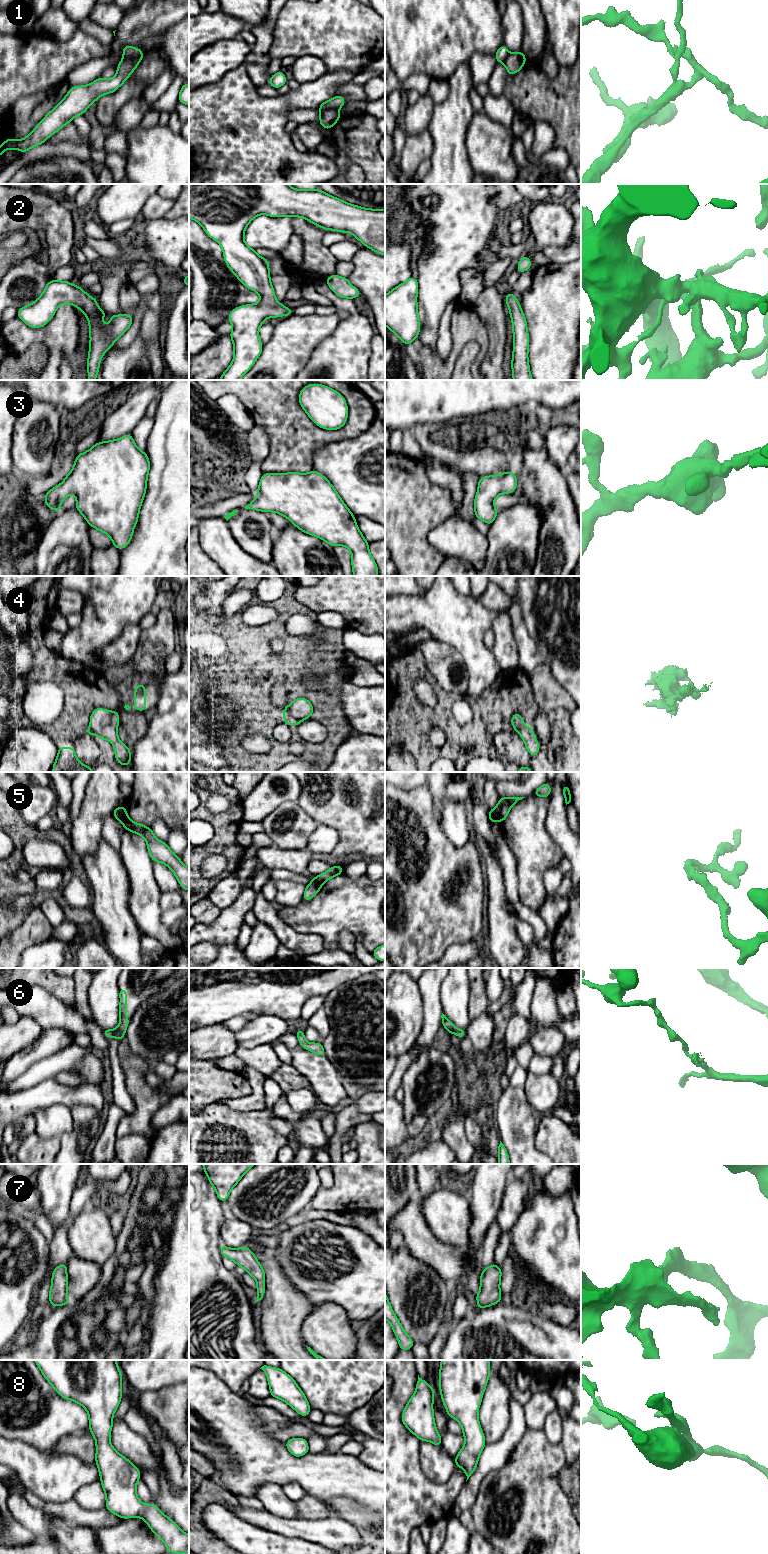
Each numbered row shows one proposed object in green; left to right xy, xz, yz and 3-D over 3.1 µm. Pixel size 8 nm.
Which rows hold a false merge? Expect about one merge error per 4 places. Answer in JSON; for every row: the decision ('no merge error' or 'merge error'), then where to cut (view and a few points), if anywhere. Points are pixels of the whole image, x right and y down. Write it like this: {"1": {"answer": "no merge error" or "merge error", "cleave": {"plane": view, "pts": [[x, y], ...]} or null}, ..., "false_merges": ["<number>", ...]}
{"1": {"answer": "merge error", "cleave": {"plane": "xz", "pts": [[337, 109], [319, 110]]}}, "2": {"answer": "no merge error", "cleave": null}, "3": {"answer": "no merge error", "cleave": null}, "4": {"answer": "merge error", "cleave": {"plane": "xz", "pts": [[286, 707], [300, 721]]}}, "5": {"answer": "merge error", "cleave": {"plane": "yz", "pts": [[493, 809], [499, 820]]}}, "6": {"answer": "no merge error", "cleave": null}, "7": {"answer": "no merge error", "cleave": null}, "8": {"answer": "no merge error", "cleave": null}, "false_merges": ["1", "4", "5"]}

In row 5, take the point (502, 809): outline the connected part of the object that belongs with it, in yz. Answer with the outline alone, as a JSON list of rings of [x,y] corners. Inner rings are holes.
[[[502,797],[499,798],[499,802],[494,811],[498,817],[498,820],[502,823],[509,814],[510,808],[516,804],[519,800],[525,797]]]

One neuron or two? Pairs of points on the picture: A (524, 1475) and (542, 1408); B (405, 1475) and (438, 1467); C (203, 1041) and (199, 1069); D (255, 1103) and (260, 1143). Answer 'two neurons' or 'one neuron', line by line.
A: two neurons
B: two neurons
C: two neurons
D: two neurons

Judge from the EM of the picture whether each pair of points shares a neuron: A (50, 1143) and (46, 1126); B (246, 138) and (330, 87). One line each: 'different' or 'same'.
A: different
B: same

